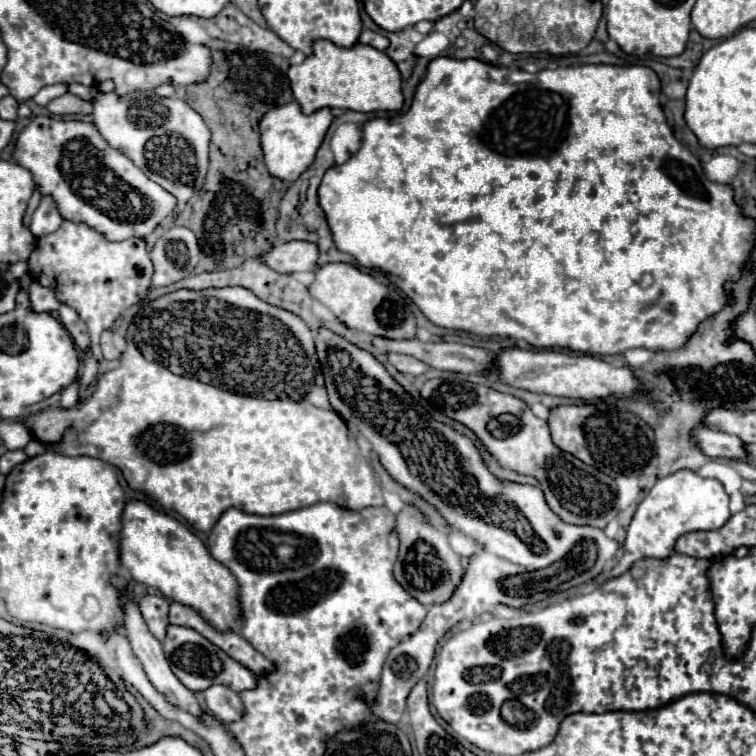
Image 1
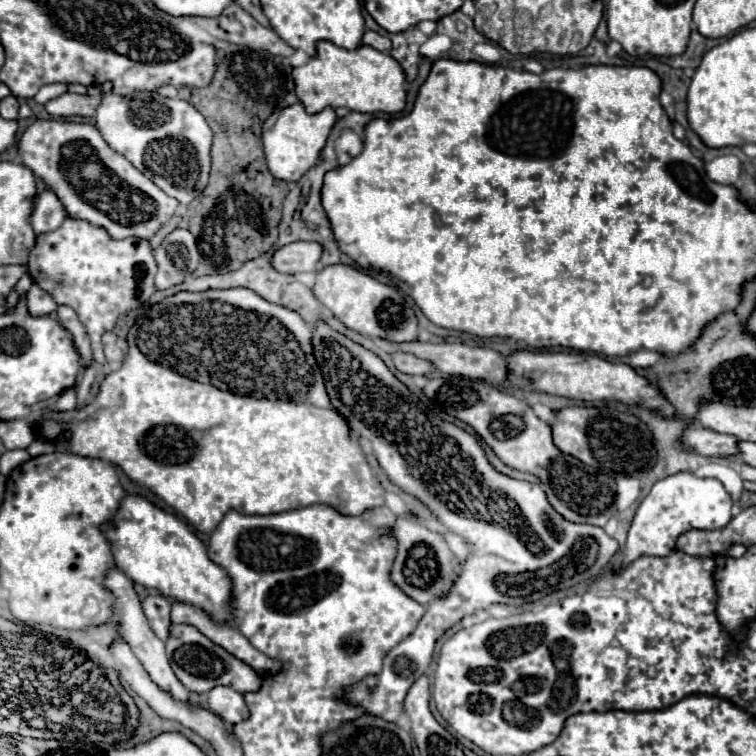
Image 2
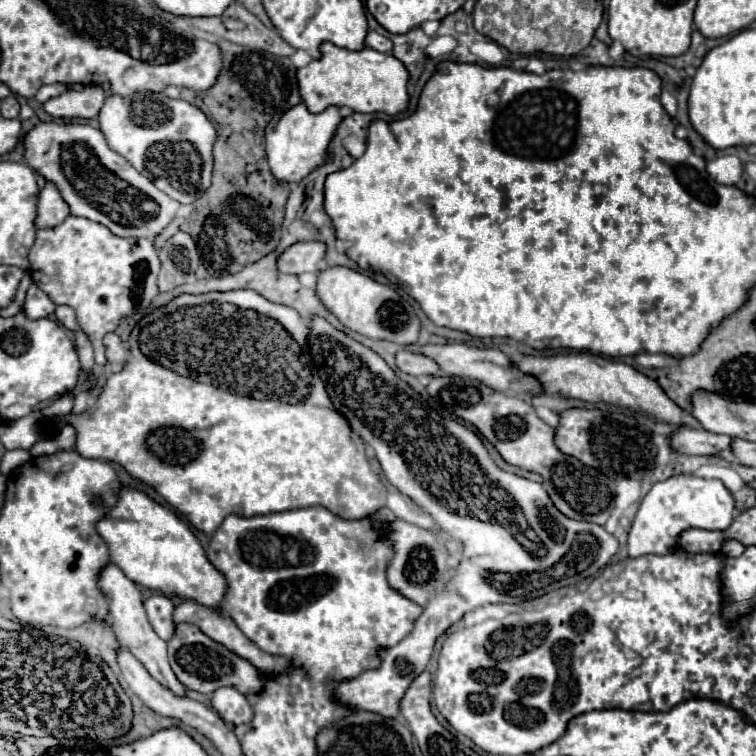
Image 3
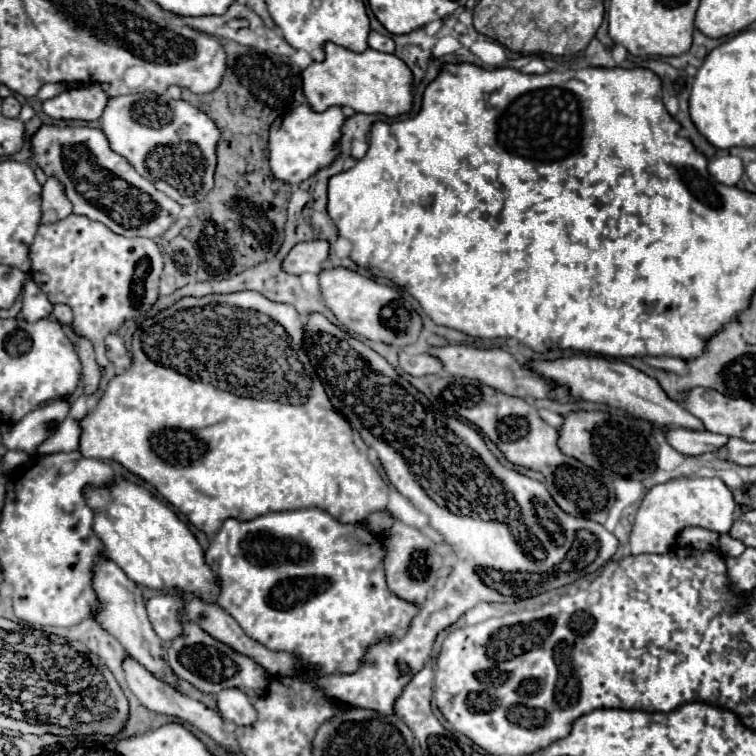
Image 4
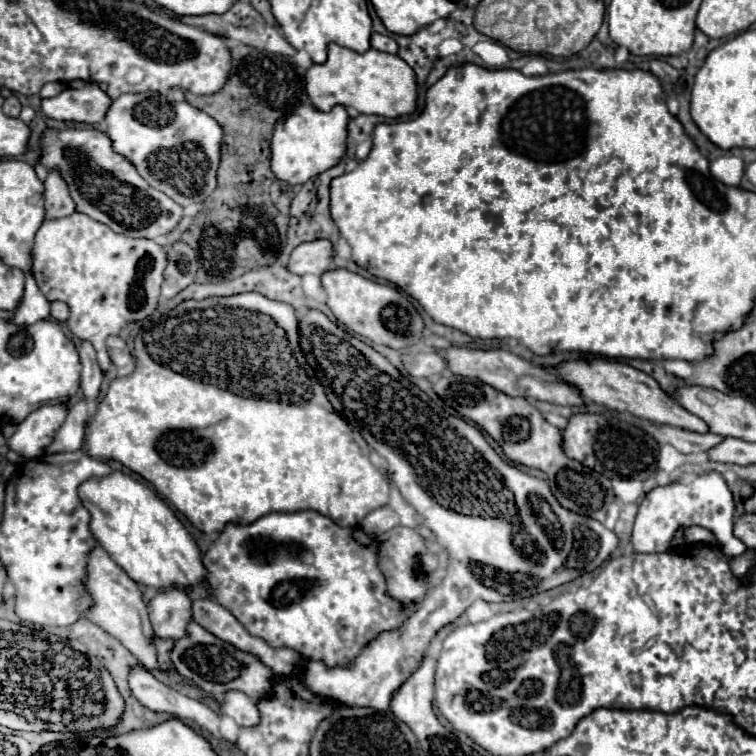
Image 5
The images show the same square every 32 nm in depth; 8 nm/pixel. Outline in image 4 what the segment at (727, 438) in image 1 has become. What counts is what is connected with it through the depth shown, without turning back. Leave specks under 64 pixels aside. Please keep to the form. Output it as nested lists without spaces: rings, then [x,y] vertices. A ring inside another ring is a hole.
[[[668,428],[664,432],[666,442],[684,456],[700,456],[706,452],[726,446],[726,436],[712,434],[708,430],[686,430],[686,428]]]

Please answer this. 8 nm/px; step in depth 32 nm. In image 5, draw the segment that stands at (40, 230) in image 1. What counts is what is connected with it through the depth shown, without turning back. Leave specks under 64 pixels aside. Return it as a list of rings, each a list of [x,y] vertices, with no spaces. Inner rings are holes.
[[[58,172],[48,174],[48,192],[44,194],[44,206],[46,206],[46,220],[64,218],[74,212],[74,202],[68,194],[68,186],[58,176]]]

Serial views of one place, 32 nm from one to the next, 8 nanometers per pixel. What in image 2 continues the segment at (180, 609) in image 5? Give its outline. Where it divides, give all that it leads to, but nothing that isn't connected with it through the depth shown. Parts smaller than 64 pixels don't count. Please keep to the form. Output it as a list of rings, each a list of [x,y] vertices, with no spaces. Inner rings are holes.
[[[148,596],[142,600],[142,610],[144,610],[154,634],[158,638],[166,640],[168,628],[170,628],[170,600],[164,596]]]

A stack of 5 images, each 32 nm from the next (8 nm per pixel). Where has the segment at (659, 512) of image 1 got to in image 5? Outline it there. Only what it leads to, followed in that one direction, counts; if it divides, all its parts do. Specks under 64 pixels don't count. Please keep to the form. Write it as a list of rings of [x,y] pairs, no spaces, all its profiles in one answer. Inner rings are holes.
[[[710,472],[706,476],[698,476],[690,484],[672,482],[666,486],[658,486],[650,490],[640,504],[634,532],[632,532],[632,548],[634,552],[666,552],[670,550],[672,536],[678,528],[686,526],[702,526],[716,534],[720,550],[726,556],[740,556],[746,546],[742,540],[732,536],[732,524],[734,524],[734,500],[732,492],[722,480],[718,472]]]

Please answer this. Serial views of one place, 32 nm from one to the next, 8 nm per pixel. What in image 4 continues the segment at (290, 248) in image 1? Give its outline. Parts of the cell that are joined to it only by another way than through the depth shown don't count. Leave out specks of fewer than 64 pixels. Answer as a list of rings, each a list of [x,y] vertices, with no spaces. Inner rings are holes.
[[[314,240],[314,242],[300,242],[296,244],[288,256],[282,260],[282,270],[288,274],[320,274],[326,266],[328,258],[328,242]]]

